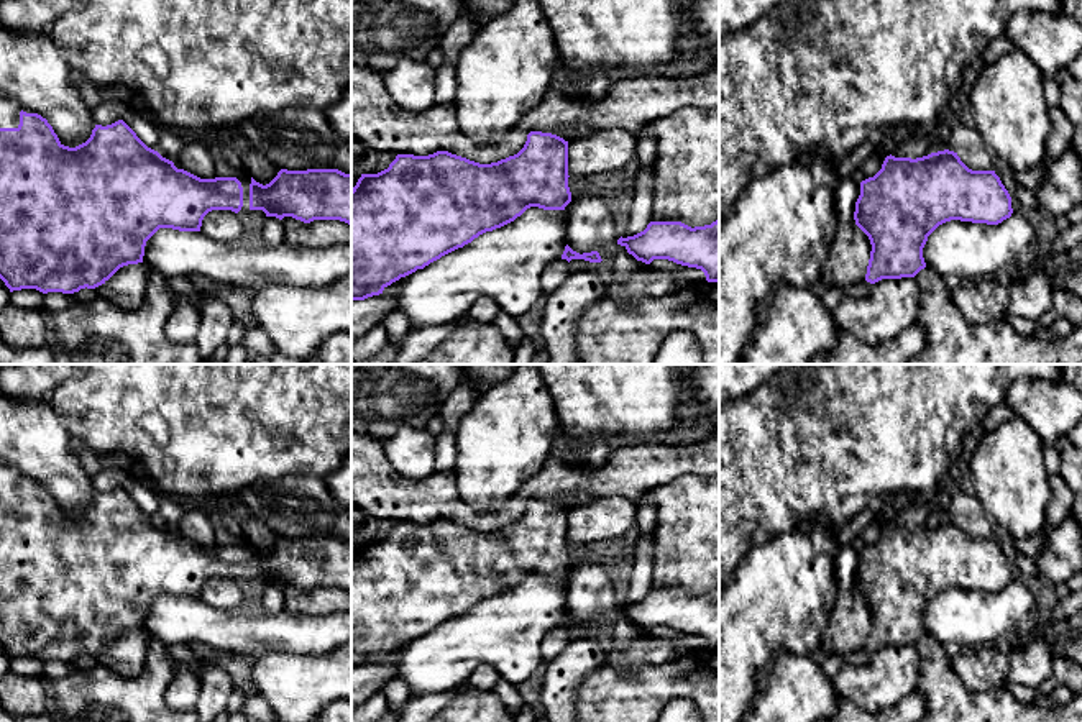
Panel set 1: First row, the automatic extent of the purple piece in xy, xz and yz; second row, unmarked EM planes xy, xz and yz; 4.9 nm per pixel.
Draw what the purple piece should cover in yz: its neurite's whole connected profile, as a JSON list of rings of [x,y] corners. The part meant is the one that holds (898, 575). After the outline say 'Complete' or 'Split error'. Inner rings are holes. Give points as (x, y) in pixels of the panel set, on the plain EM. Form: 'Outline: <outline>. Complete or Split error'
Outline: [[[949,517],[916,527],[890,522],[873,545],[860,550],[855,569],[855,592],[872,612],[865,648],[915,645],[926,635],[923,615],[928,604],[946,589],[998,592],[1011,581],[1011,564],[995,538],[972,538]]]. Complete

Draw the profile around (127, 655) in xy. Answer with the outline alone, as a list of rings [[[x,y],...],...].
[[[143,630],[120,635],[108,648],[95,655],[99,665],[126,678],[138,676],[144,669],[149,651],[149,635]]]

